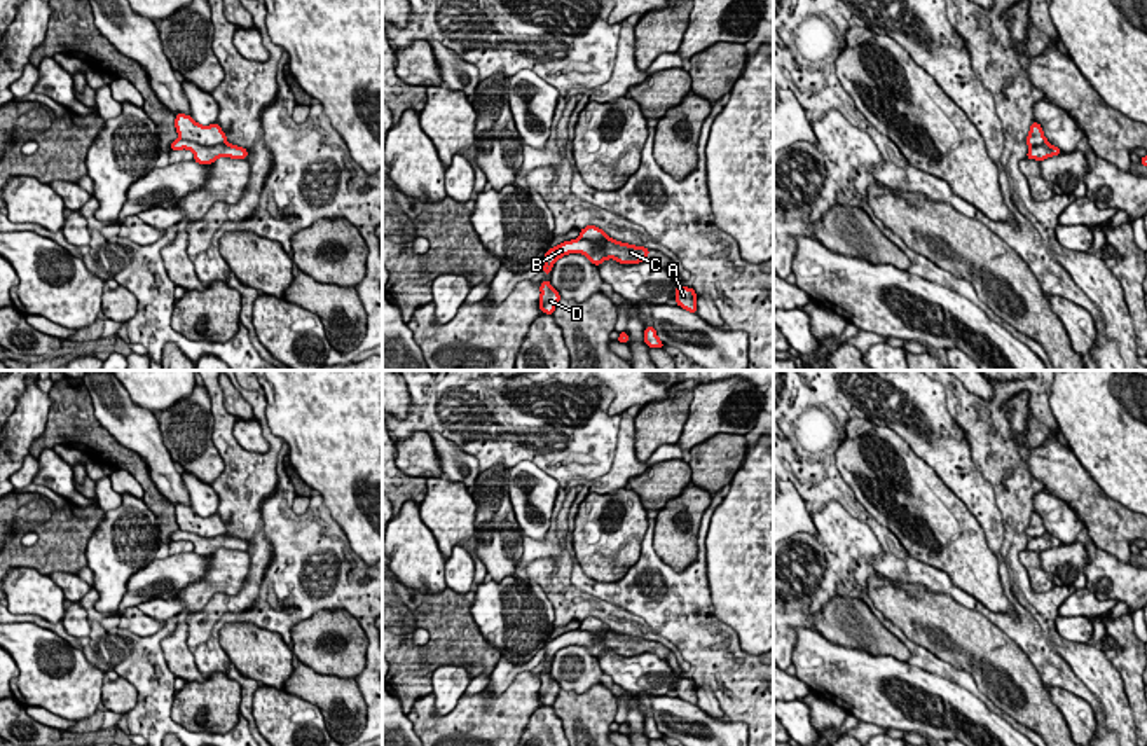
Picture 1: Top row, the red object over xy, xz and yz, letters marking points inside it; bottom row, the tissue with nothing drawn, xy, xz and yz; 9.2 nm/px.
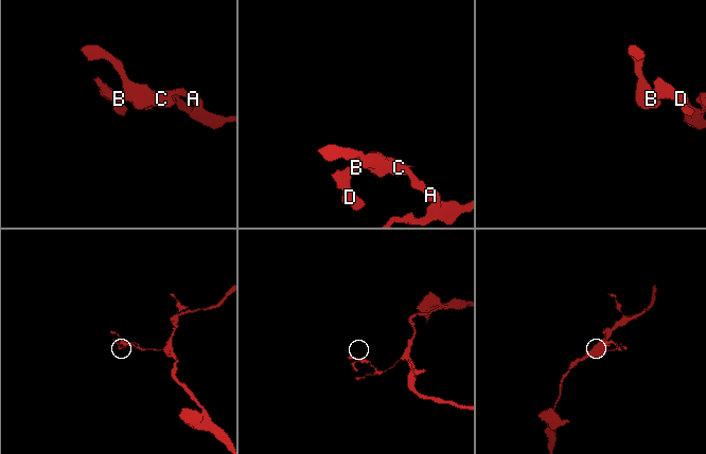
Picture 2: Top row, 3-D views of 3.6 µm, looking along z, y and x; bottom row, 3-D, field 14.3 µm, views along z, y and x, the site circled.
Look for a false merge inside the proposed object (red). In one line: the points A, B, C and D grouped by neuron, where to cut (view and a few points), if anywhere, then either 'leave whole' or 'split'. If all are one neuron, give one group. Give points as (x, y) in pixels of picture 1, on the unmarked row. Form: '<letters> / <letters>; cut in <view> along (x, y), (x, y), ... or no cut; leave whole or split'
A B C D; no cut; leave whole

